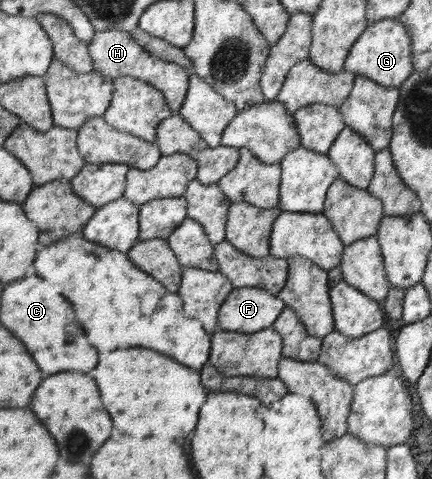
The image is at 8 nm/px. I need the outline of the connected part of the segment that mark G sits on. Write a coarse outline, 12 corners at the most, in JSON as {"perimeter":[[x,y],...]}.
{"perimeter":[[397,16],[365,26],[342,70],[398,88],[411,40]]}

